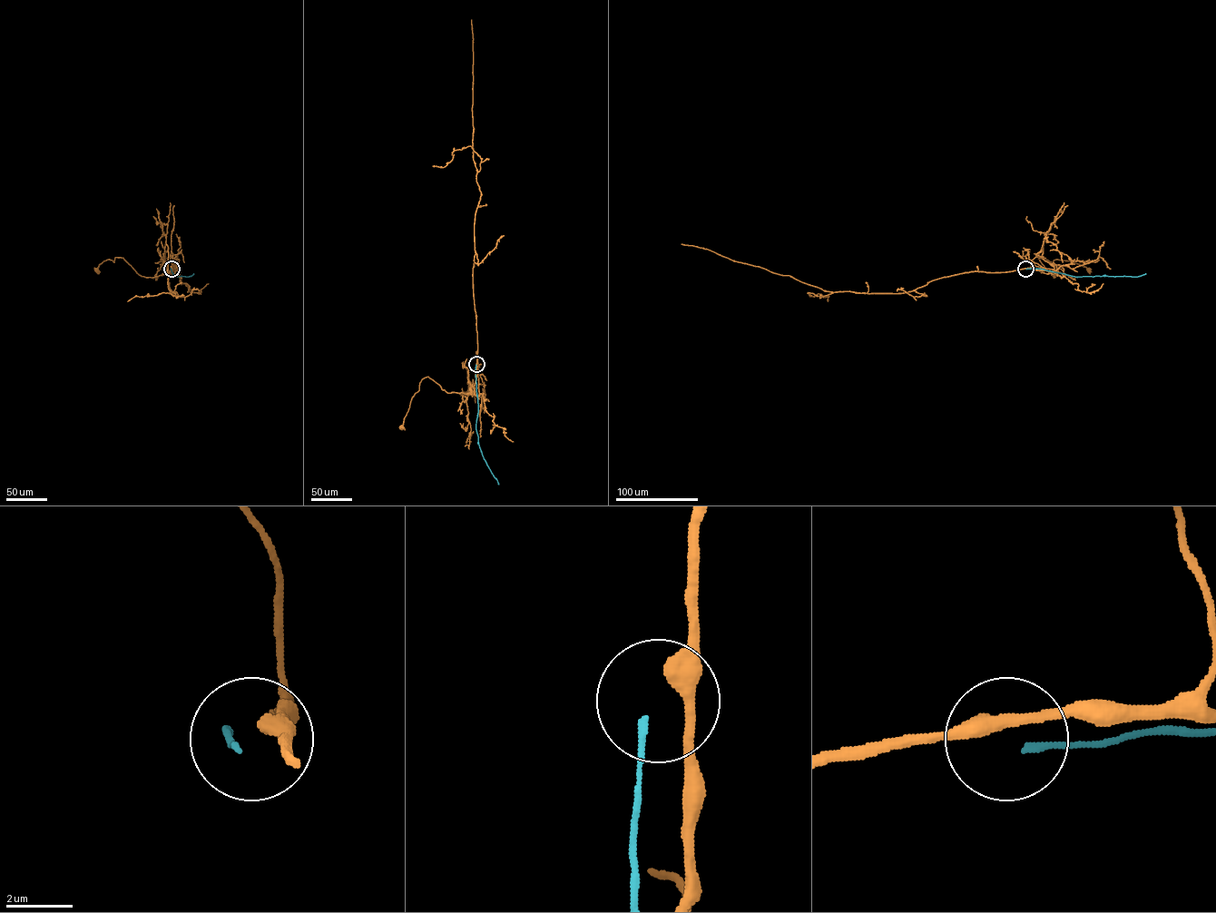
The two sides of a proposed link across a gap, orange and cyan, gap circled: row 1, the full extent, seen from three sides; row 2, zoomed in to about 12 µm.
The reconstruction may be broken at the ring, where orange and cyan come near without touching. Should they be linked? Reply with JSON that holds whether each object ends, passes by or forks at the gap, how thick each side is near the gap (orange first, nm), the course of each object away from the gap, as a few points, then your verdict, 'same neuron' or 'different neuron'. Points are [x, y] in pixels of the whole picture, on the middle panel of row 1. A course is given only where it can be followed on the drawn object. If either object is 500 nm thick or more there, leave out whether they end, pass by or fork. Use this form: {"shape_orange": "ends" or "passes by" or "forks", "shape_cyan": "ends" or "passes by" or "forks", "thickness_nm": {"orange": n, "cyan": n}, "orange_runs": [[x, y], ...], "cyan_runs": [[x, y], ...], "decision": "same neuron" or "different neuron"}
{"shape_orange": "passes by", "shape_cyan": "ends", "thickness_nm": {"orange": 480, "cyan": 180}, "orange_runs": [[476, 364], [473, 393], [448, 393], [427, 377], [422, 379], [401, 427]], "cyan_runs": [[475, 365], [478, 406], [475, 427], [478, 445], [498, 484]], "decision": "different neuron"}

